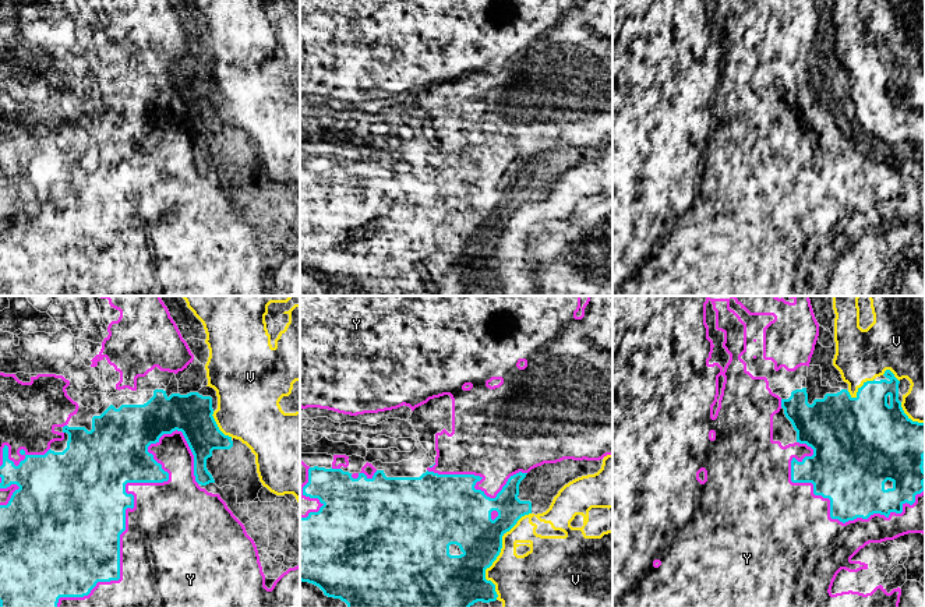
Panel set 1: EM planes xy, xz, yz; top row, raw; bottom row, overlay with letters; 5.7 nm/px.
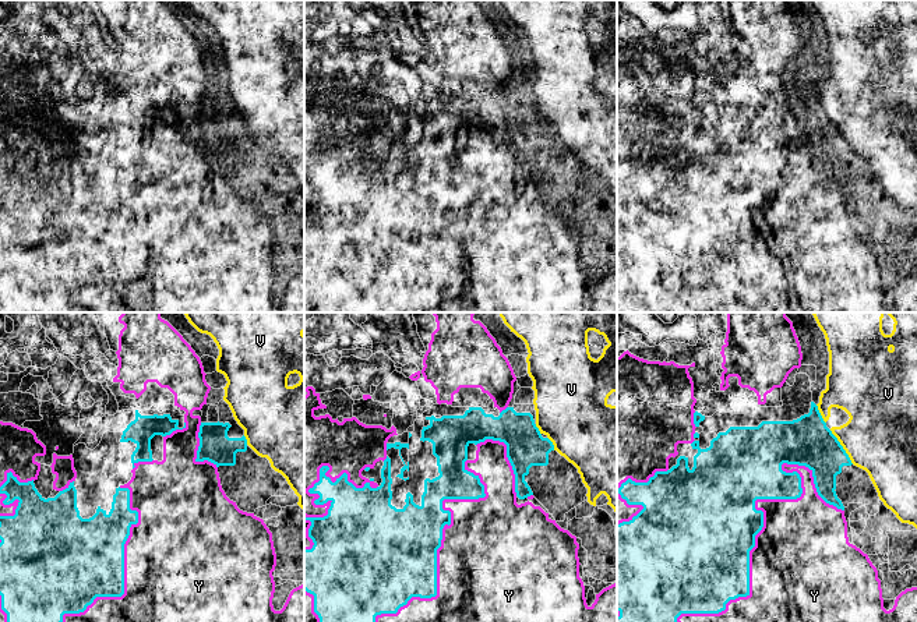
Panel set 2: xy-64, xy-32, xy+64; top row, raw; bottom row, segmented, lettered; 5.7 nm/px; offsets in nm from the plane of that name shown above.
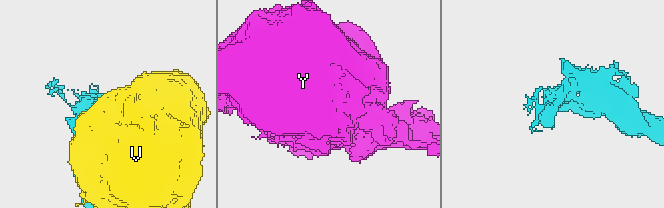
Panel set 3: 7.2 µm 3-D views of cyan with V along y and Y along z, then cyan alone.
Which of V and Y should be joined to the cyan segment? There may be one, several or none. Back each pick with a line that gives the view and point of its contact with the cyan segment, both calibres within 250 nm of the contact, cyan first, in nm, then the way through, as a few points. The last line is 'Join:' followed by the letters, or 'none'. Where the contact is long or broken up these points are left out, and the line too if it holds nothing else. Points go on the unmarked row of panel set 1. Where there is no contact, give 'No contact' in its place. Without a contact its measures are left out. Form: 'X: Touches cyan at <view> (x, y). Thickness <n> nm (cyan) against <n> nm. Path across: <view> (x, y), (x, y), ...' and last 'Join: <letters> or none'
Y: Touches cyan at xy (126, 196). Thickness 500 nm (cyan) against 440 nm
Join: Y

